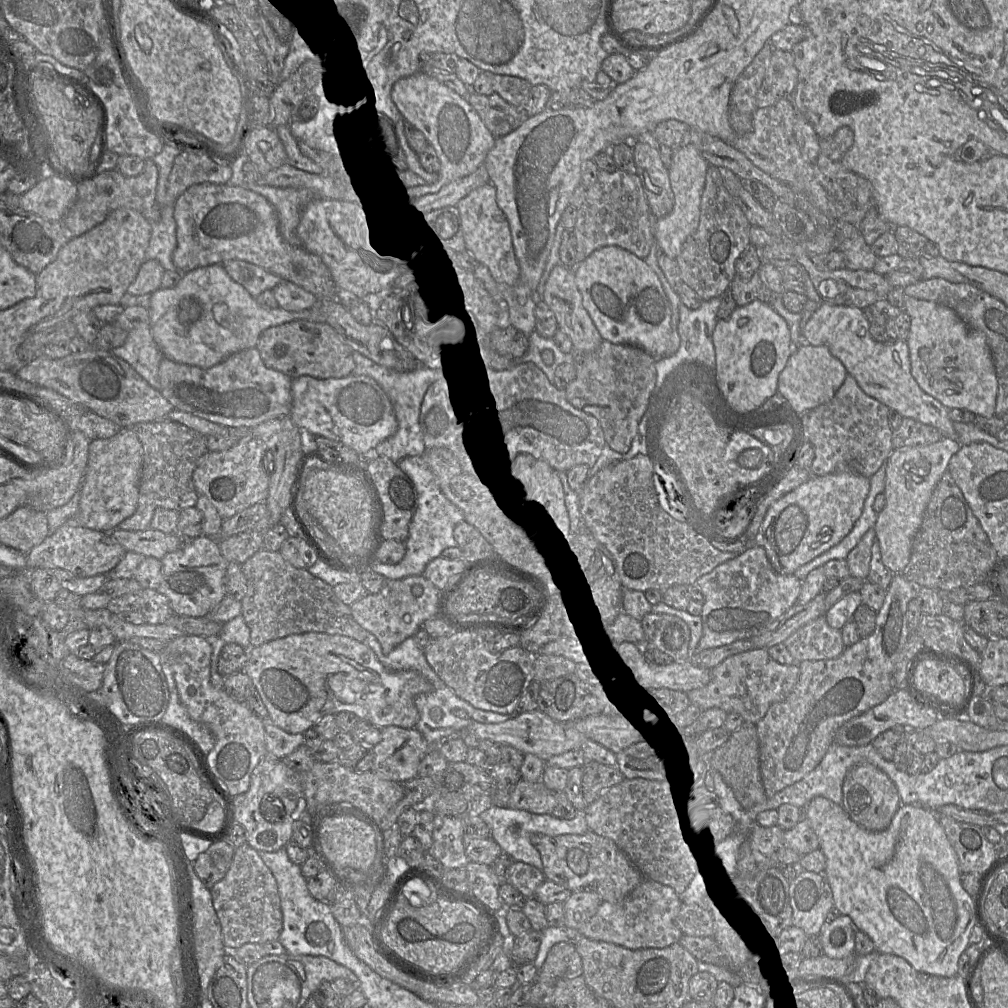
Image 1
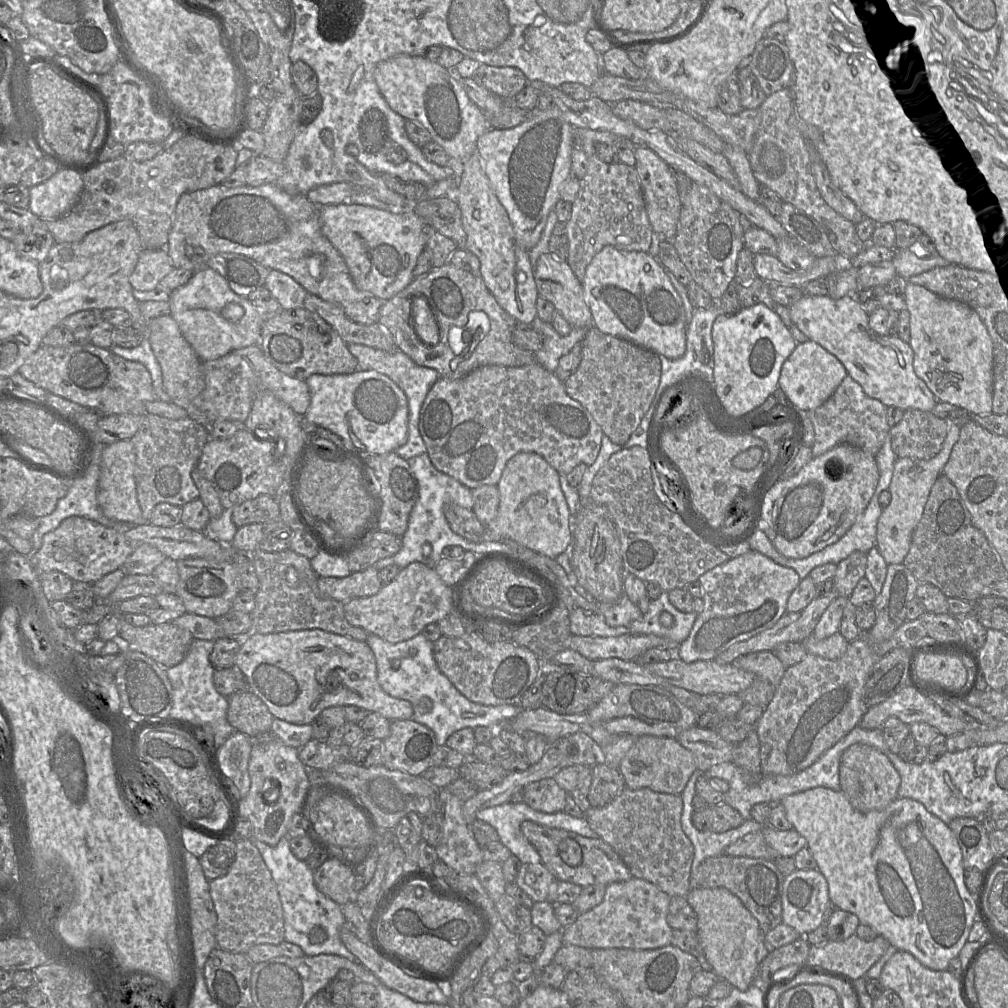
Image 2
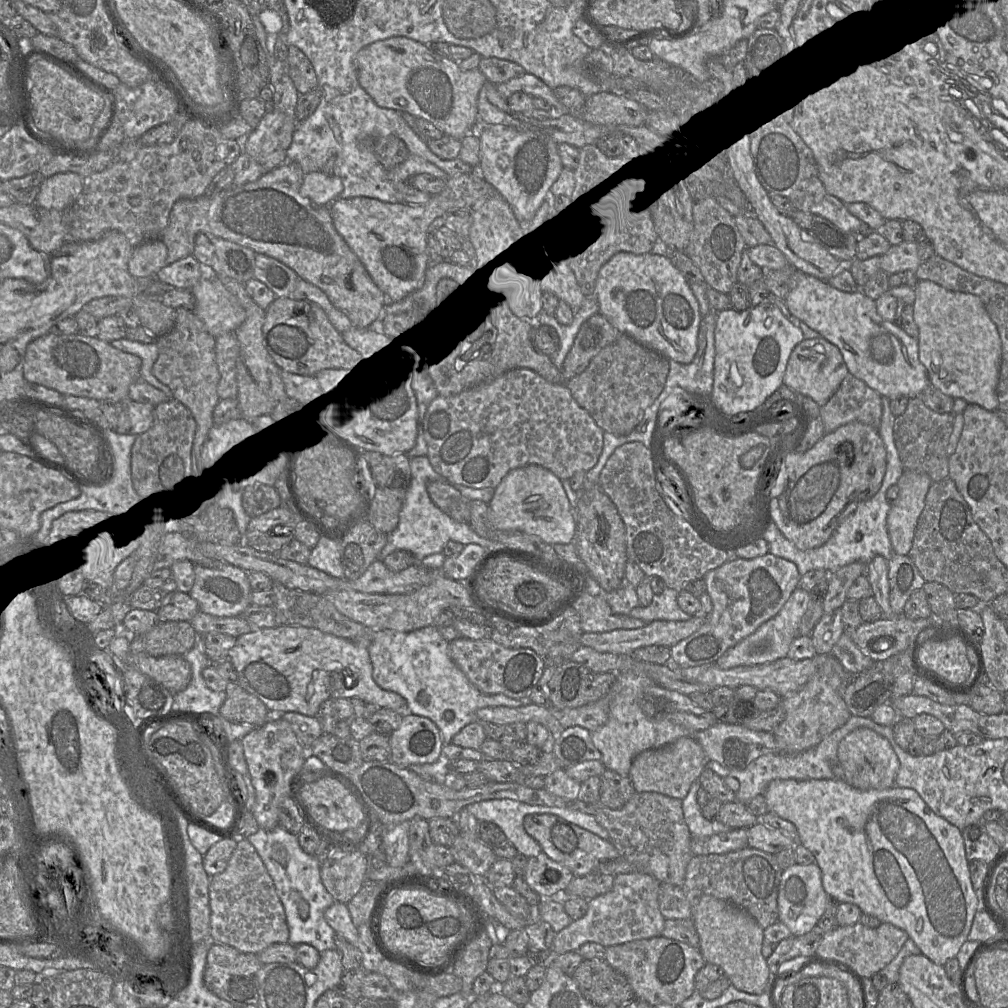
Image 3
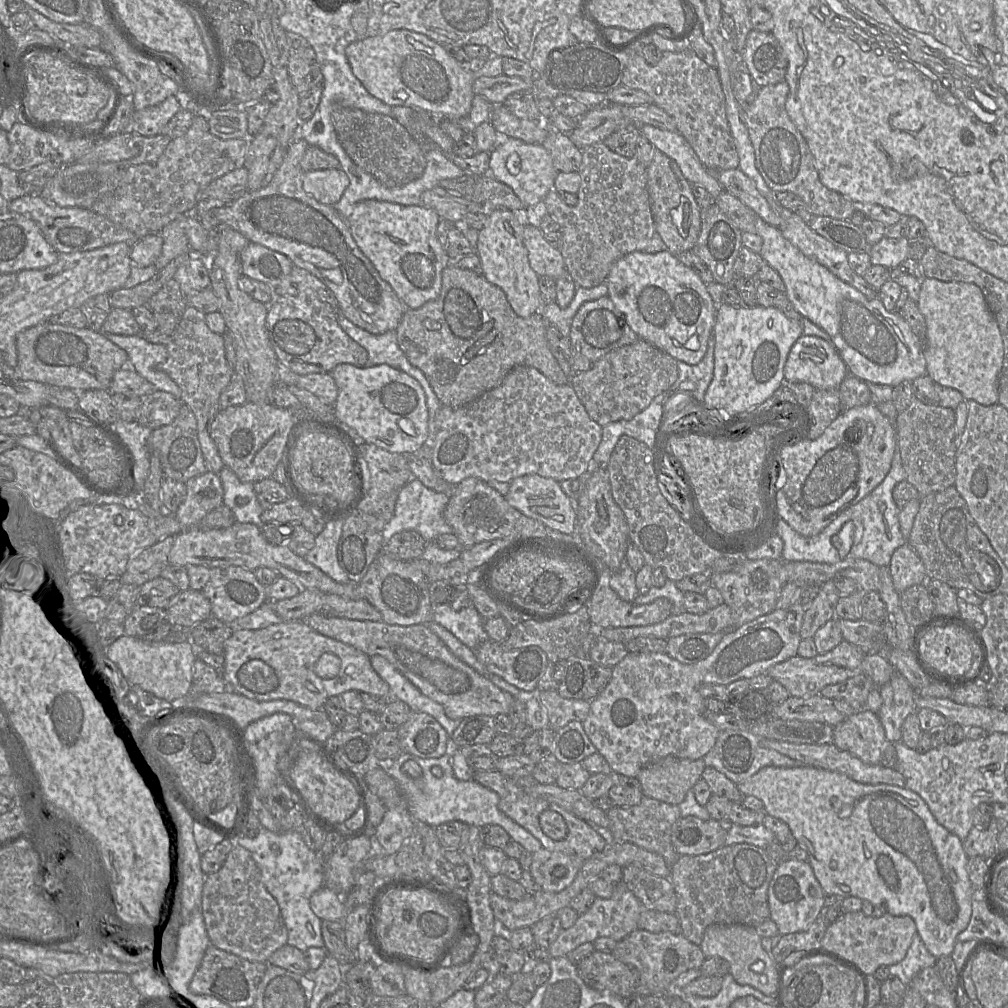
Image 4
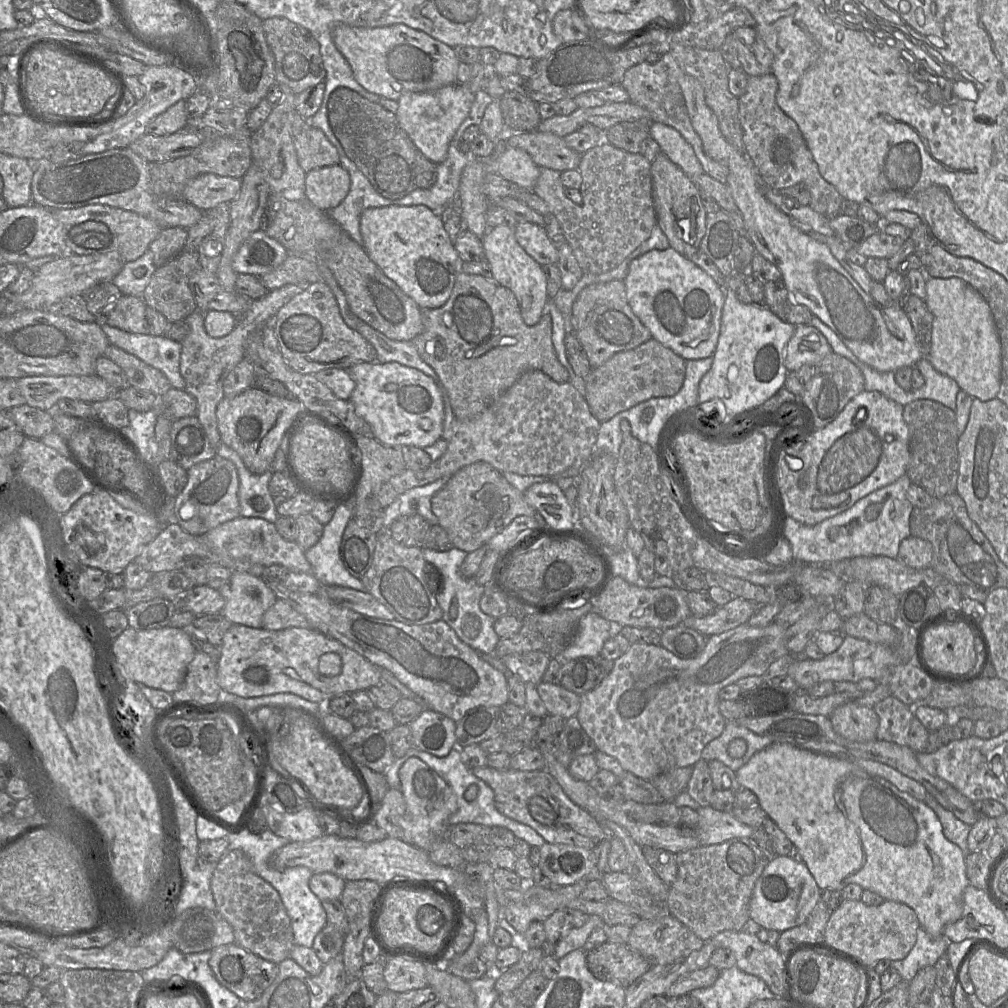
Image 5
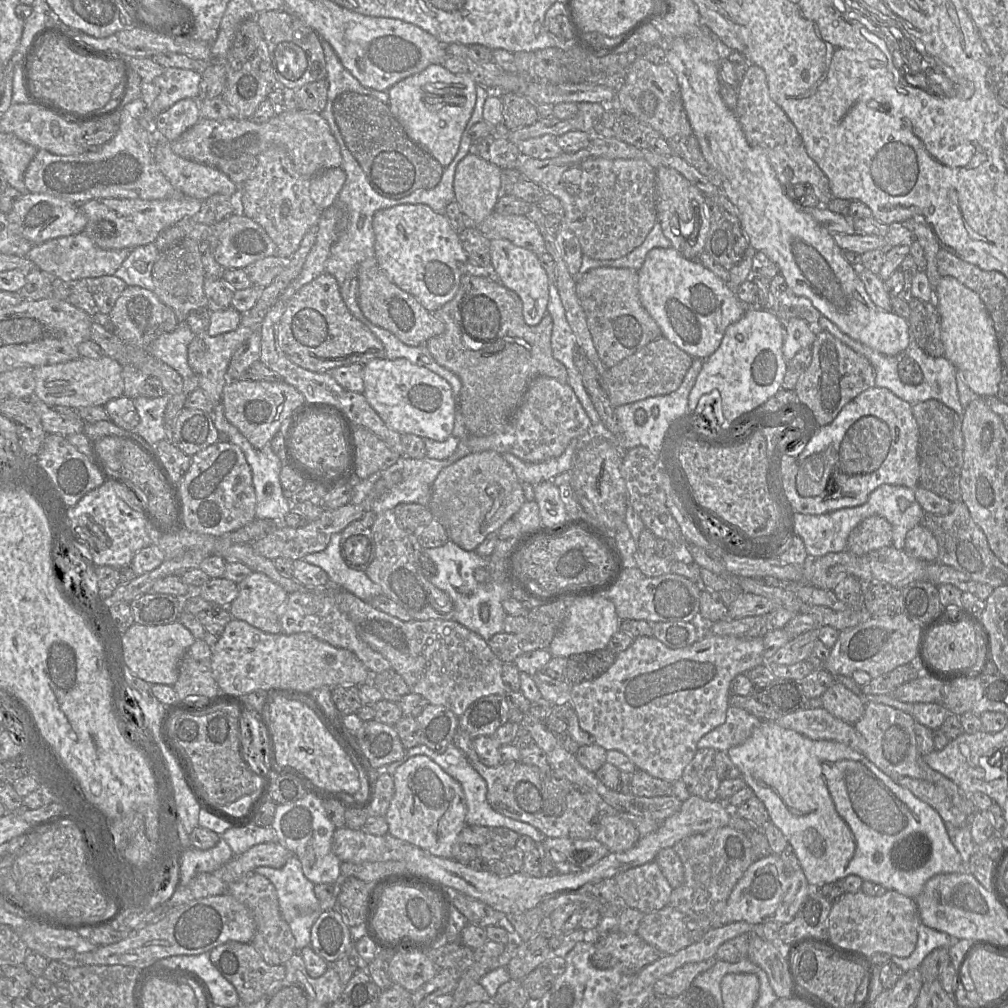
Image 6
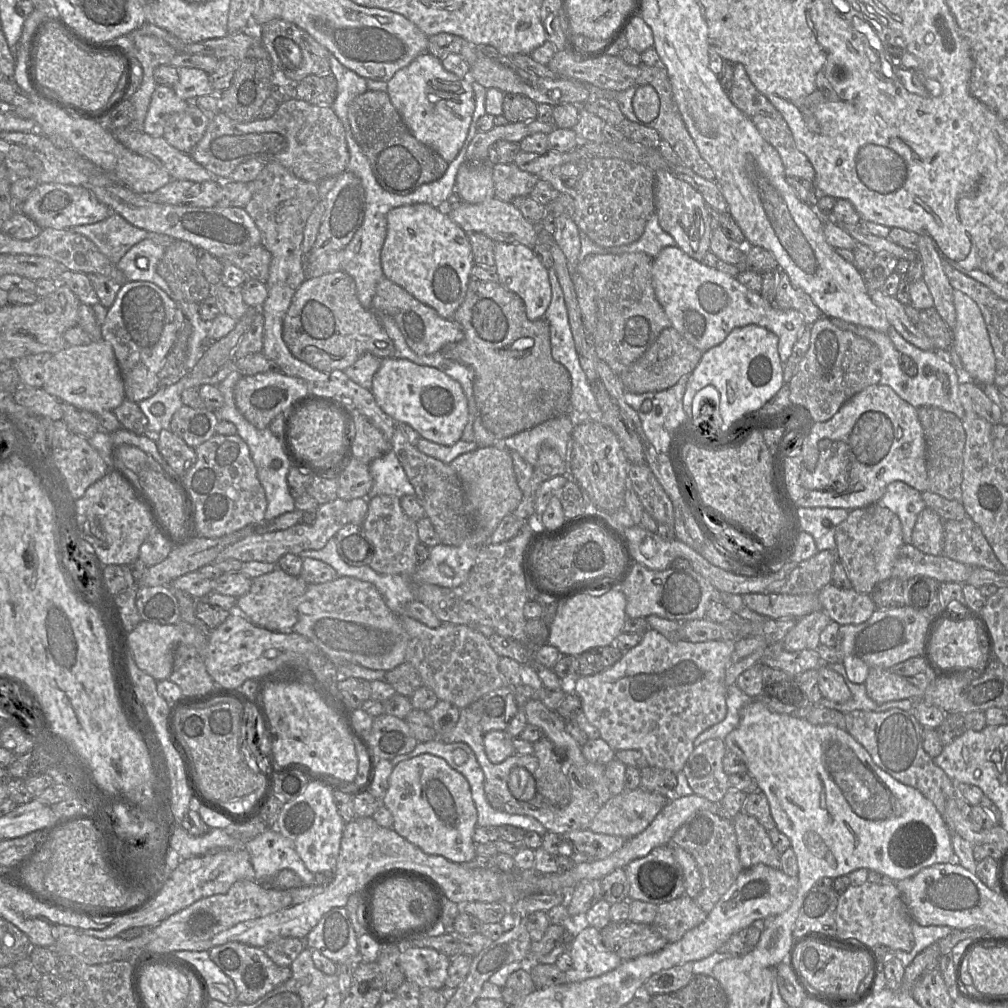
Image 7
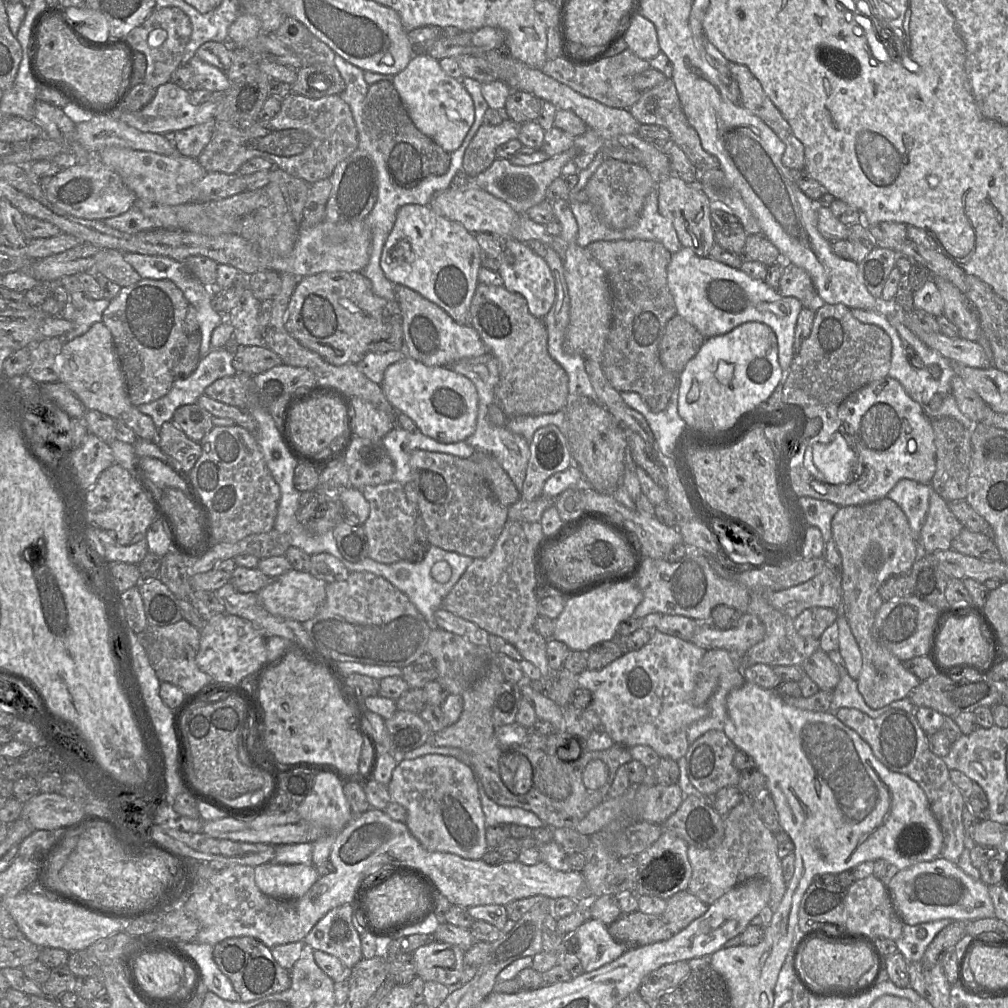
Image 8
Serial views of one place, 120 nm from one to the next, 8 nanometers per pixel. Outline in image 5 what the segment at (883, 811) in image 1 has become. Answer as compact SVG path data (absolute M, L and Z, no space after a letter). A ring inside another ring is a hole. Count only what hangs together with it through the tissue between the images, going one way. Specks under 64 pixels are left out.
M846 703L837 707L829 718L834 731L850 741L877 739L879 717L873 707Z

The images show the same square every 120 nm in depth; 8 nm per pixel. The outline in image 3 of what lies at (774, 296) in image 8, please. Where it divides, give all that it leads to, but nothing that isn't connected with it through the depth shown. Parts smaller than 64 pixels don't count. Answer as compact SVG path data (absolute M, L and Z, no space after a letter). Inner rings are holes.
M610 252L599 265L594 296L599 313L622 334L680 364L694 359L702 318L699 304L685 277L665 255ZM824 338L804 339L792 350L783 383L802 396L812 398L820 407L838 390L849 373L840 350Z

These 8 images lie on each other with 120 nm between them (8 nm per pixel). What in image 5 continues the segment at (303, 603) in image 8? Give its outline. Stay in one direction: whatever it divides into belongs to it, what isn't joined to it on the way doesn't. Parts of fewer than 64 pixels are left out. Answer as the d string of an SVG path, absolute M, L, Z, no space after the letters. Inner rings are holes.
M233 572L228 581L218 591L225 599L225 605L220 614L232 624L250 628L262 628L264 613L277 600L274 592L268 587L263 578L246 572Z

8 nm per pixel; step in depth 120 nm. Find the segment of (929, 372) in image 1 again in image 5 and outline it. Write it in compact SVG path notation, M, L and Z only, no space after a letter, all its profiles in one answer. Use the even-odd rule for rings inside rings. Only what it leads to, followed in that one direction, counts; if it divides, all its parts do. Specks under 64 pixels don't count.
M927 277L924 300L933 315L931 347L924 356L972 398L984 402L997 398L1001 383L1001 344L987 301L958 277Z

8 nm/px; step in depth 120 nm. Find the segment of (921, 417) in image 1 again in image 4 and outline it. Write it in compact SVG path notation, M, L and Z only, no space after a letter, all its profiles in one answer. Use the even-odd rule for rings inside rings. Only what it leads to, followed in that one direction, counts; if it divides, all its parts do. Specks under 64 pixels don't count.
M760 217L756 219L756 234L762 238L759 255L763 263L780 275L785 294L795 310L830 336L848 373L866 383L892 387L927 374L922 343L897 310L886 310L879 298L867 298L826 267L806 257L783 237L778 227Z

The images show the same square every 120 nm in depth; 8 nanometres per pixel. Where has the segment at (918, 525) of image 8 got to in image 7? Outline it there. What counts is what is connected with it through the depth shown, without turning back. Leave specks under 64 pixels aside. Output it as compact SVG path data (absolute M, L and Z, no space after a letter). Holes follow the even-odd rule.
M894 481L886 487L884 495L877 502L895 513L901 522L903 542L912 545L912 531L918 515L926 507L921 492L901 481Z

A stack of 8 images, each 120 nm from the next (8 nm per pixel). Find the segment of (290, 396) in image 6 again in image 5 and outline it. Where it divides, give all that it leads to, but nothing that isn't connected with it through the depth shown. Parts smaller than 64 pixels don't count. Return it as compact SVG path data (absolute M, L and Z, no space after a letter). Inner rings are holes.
M255 386L234 397L224 397L216 409L221 441L237 452L250 472L262 474L270 469L276 451L302 407L294 397L273 396Z

